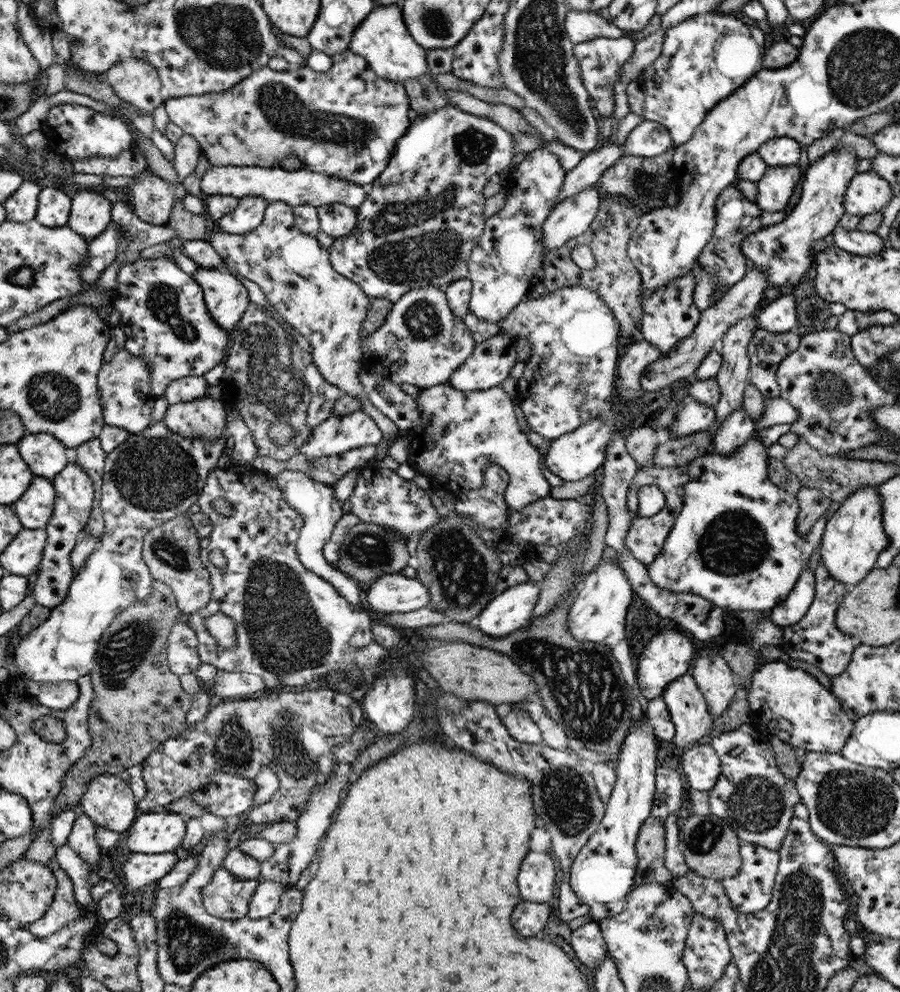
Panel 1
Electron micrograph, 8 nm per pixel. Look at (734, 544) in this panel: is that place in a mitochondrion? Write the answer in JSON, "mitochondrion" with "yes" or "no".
{"mitochondrion":"yes"}

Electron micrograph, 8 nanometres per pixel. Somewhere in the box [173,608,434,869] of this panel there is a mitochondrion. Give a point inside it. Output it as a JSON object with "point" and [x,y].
{"point":[298,747]}

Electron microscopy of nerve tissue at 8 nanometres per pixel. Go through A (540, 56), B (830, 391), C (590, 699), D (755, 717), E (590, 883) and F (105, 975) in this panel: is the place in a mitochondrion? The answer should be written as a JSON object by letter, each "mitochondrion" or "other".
{"A":"mitochondrion","B":"mitochondrion","C":"mitochondrion","D":"other","E":"other","F":"other"}

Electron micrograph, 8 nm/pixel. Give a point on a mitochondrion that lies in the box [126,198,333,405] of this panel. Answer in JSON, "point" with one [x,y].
{"point":[165,301]}

